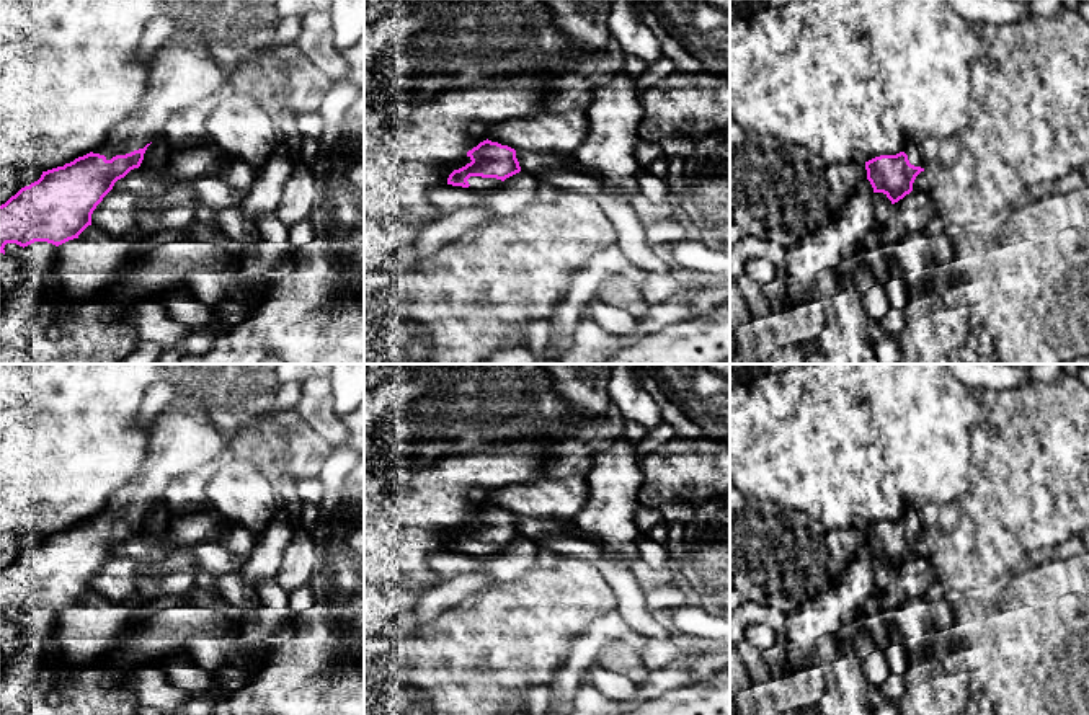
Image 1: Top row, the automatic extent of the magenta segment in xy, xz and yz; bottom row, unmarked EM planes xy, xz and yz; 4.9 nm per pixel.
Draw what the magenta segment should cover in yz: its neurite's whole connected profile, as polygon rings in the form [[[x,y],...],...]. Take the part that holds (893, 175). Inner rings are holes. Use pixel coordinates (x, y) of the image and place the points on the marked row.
[[[909,139],[896,155],[880,155],[865,162],[867,180],[873,193],[883,193],[891,204],[913,191],[916,176],[924,171],[921,144]]]

